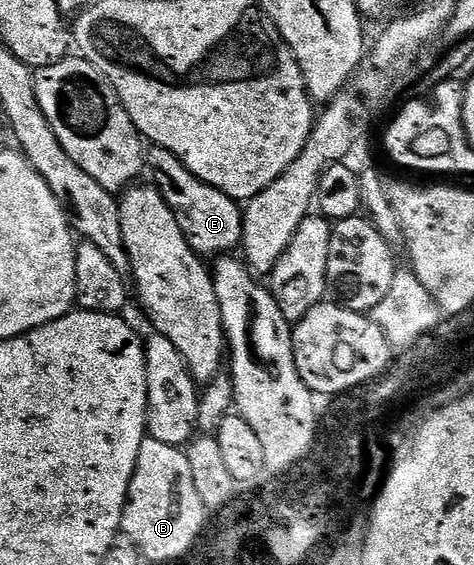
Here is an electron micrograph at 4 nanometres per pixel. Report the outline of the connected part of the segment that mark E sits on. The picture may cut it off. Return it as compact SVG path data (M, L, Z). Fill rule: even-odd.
M157 146L151 147L145 153L144 160L149 171L150 168L152 170L158 191L178 217L178 224L196 253L212 258L231 253L241 245L243 211L237 201L196 178L170 151Z

